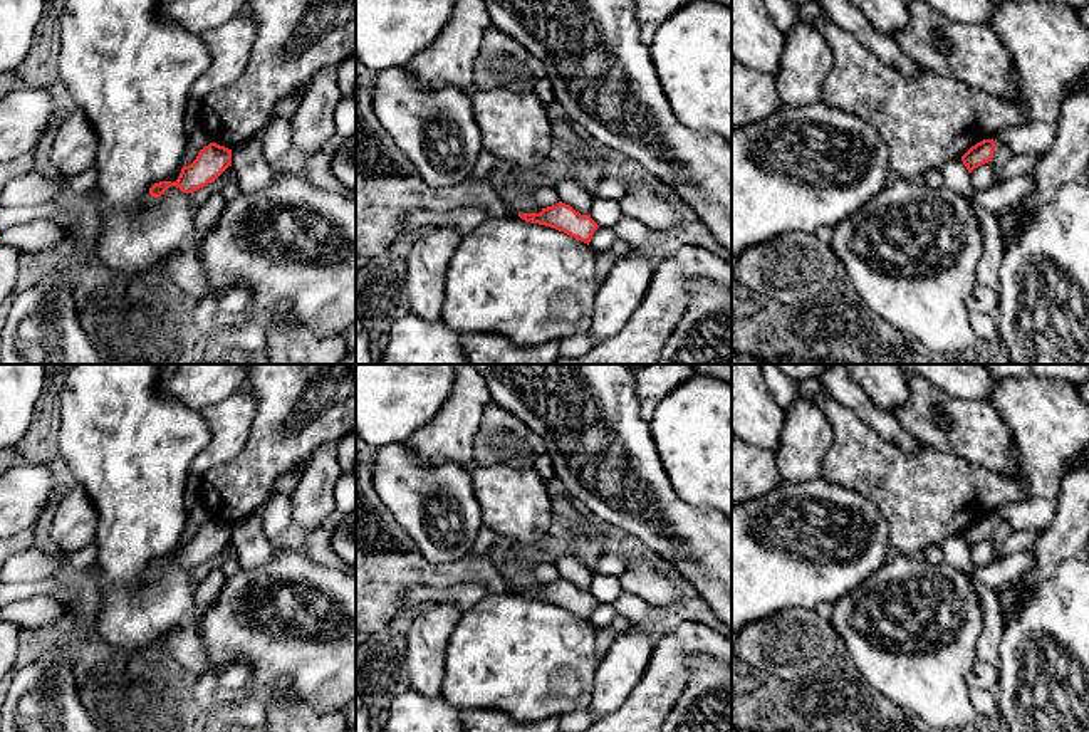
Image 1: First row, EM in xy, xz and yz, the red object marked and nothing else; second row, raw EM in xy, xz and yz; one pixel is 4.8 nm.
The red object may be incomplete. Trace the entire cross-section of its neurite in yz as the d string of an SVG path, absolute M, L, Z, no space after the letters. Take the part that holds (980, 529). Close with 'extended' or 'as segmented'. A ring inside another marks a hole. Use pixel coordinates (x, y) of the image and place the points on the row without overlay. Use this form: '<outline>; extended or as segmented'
M983 515L972 522L963 532L961 537L967 542L968 549L972 549L975 544L992 537L993 527L995 527L995 517L993 515Z; as segmented

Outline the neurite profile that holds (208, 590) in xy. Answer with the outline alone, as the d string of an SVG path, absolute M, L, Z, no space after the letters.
M213 567L208 576L196 586L195 591L195 609L188 618L188 623L193 626L196 635L201 638L201 618L208 613L208 609L218 599L223 586L225 574L221 567Z

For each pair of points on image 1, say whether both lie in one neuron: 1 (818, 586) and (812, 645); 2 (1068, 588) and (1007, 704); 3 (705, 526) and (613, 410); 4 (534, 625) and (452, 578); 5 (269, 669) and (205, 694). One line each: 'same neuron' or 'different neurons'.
1: different neurons
2: same neuron
3: same neuron
4: different neurons
5: same neuron

